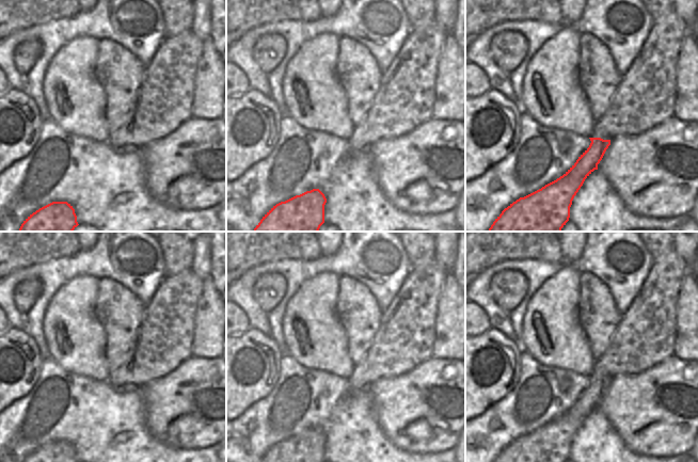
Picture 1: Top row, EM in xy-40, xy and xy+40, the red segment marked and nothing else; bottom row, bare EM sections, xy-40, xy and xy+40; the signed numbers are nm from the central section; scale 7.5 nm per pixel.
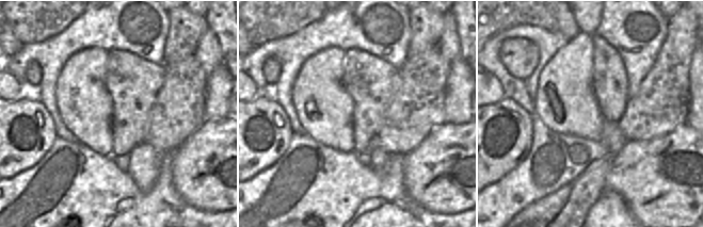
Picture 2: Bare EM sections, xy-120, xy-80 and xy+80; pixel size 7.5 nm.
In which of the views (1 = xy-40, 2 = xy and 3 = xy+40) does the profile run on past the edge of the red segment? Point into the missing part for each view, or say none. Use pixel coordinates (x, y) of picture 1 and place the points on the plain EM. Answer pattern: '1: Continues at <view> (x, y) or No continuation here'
1: No continuation here
2: No continuation here
3: Continues at xy+40 (645, 336).

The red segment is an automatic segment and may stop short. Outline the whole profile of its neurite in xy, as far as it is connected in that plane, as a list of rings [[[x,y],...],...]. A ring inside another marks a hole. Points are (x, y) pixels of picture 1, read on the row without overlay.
[[[313,428],[276,443],[259,462],[324,462],[326,442],[324,433]]]

